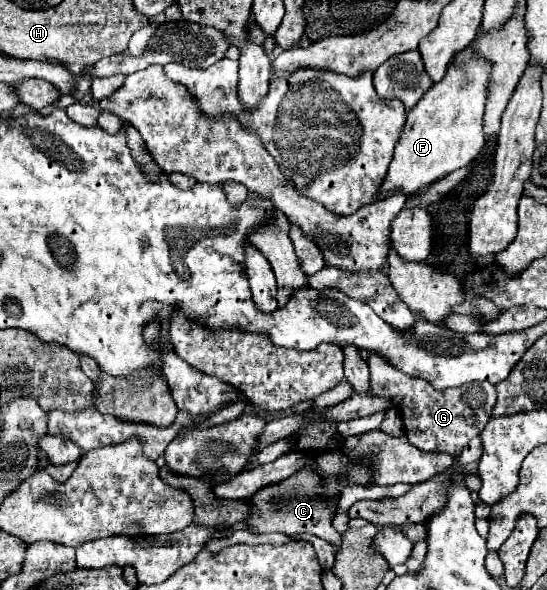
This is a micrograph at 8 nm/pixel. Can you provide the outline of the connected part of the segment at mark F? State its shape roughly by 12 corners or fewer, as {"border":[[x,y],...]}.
{"border":[[489,62],[419,100],[379,188],[413,196],[477,158]]}

